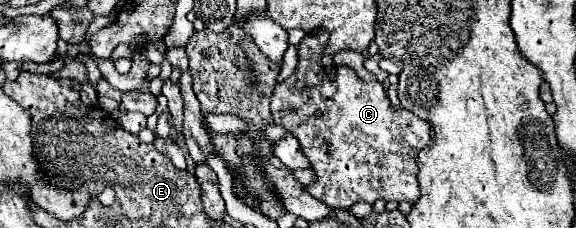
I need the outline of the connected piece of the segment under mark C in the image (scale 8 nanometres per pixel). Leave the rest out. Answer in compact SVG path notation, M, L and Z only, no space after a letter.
M328 33L306 35L298 47L298 69L284 83L274 87L270 113L274 125L290 131L302 145L310 161L316 185L304 189L330 207L350 209L358 201L418 201L418 165L416 155L430 141L430 127L412 111L394 109L382 83L366 83L350 71L336 67L336 79L330 81L318 63Z

